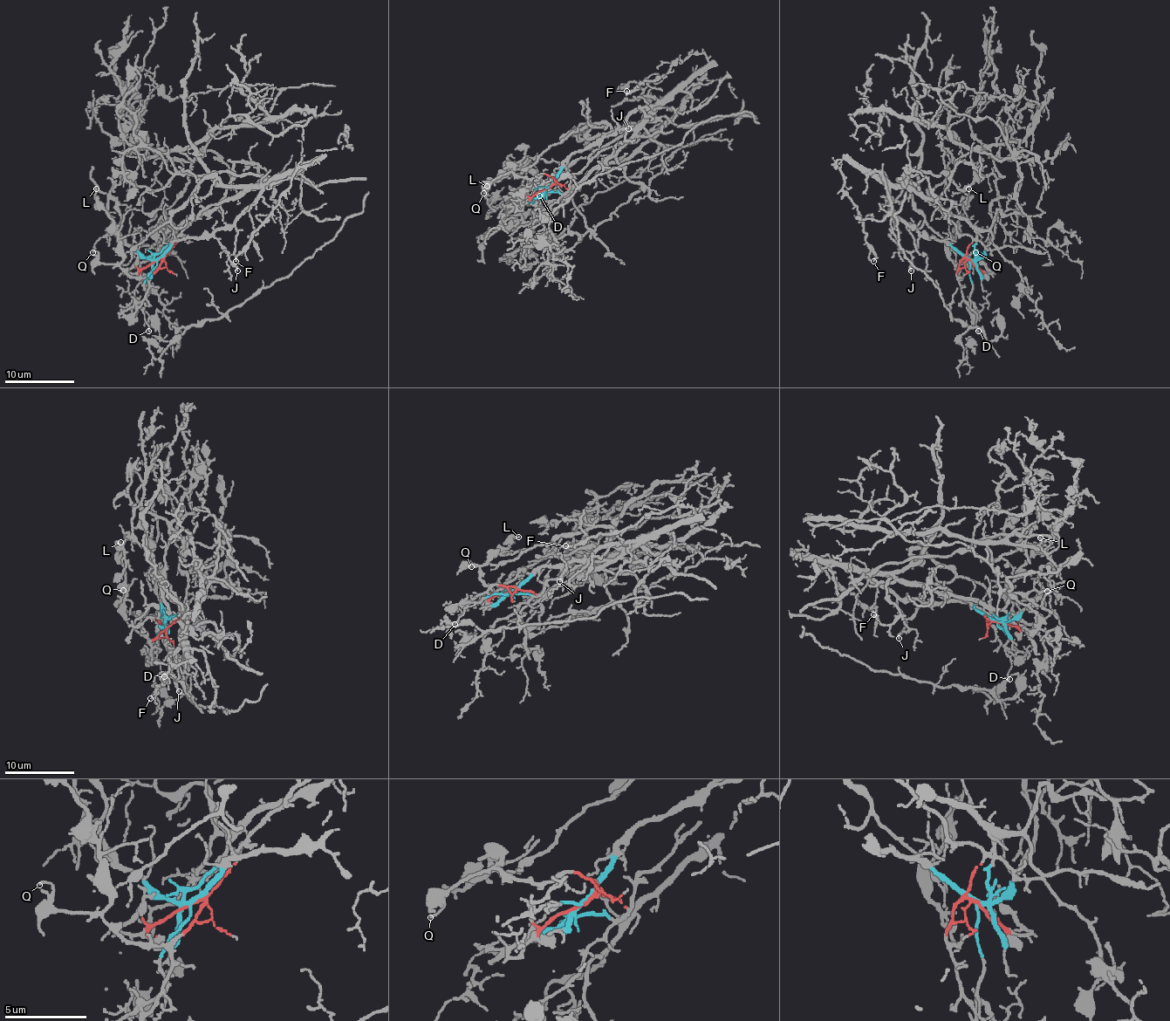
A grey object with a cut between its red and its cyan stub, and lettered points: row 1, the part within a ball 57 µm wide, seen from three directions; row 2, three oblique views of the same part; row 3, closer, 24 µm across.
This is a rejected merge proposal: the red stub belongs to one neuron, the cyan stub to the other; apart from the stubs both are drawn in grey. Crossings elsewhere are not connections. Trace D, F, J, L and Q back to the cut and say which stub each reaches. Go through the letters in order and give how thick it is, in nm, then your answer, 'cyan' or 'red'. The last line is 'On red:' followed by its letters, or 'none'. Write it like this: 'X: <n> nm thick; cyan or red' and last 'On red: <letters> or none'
D: 130 nm thick; cyan
F: 150 nm thick; cyan
J: 120 nm thick; cyan
L: 120 nm thick; red
Q: 110 nm thick; red
On red: L, Q

